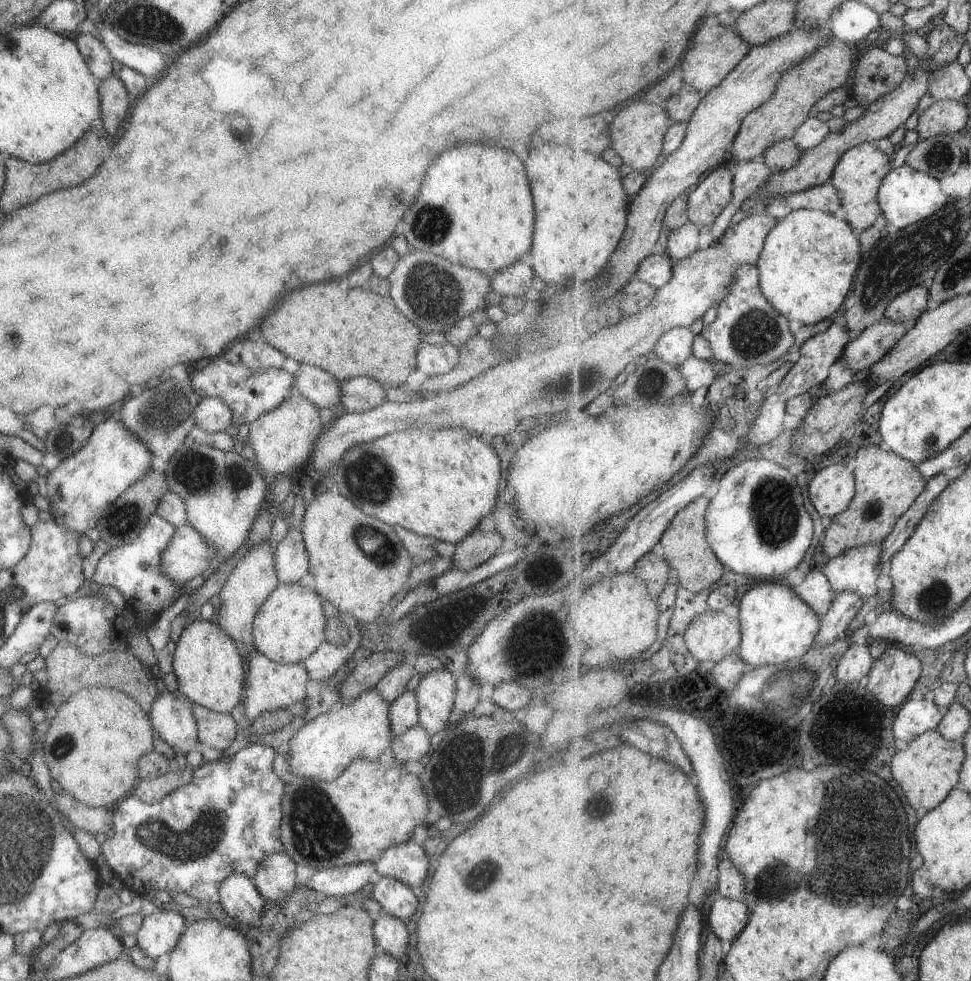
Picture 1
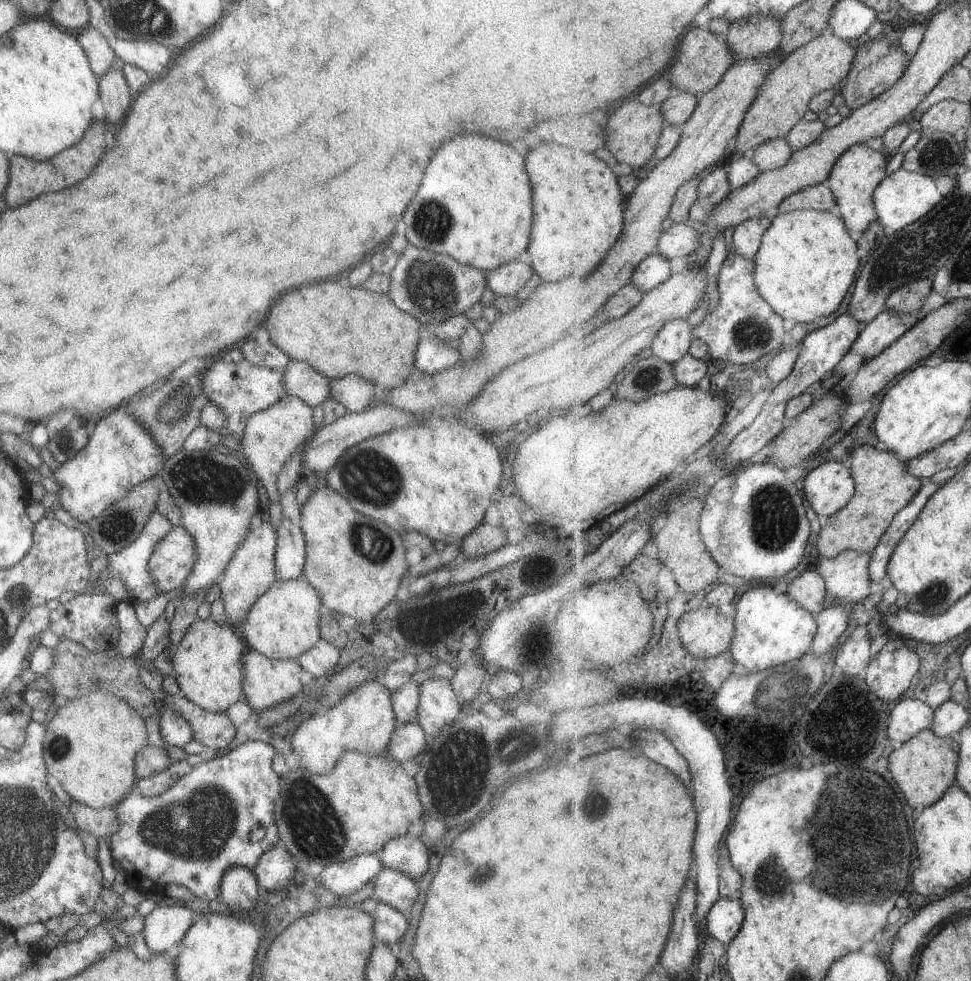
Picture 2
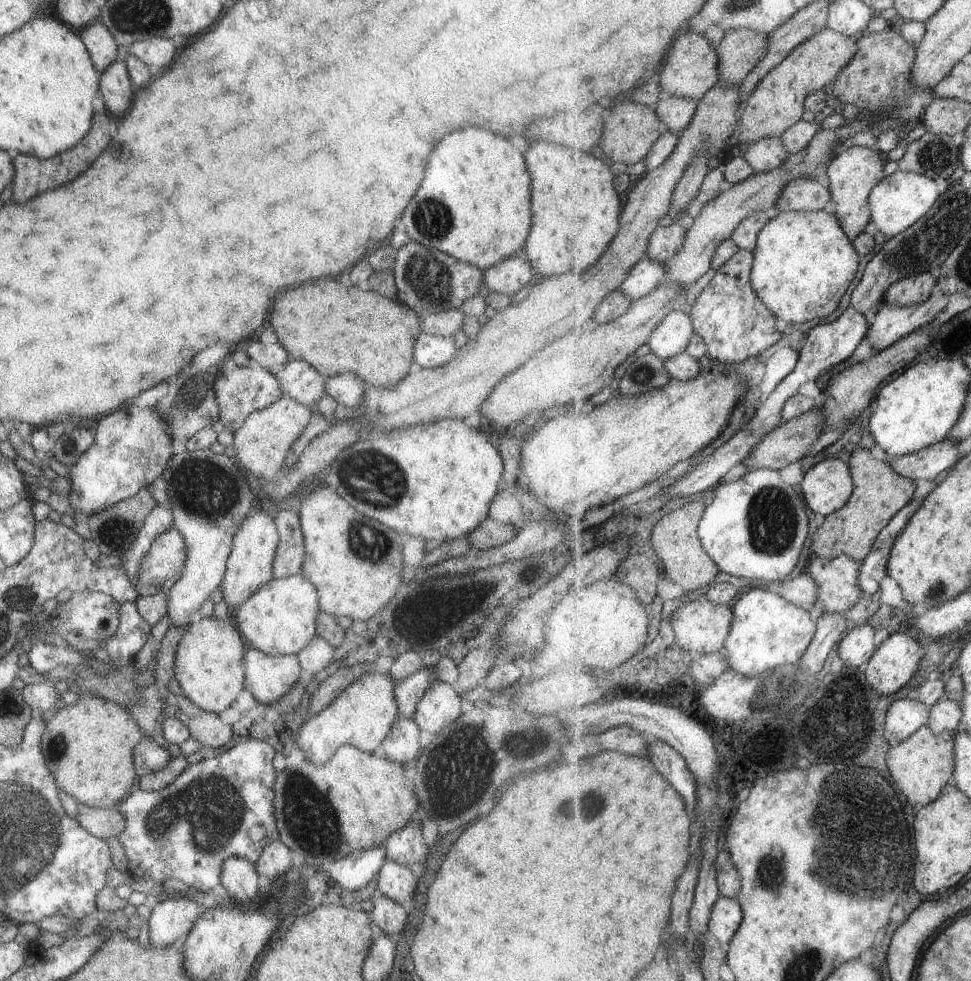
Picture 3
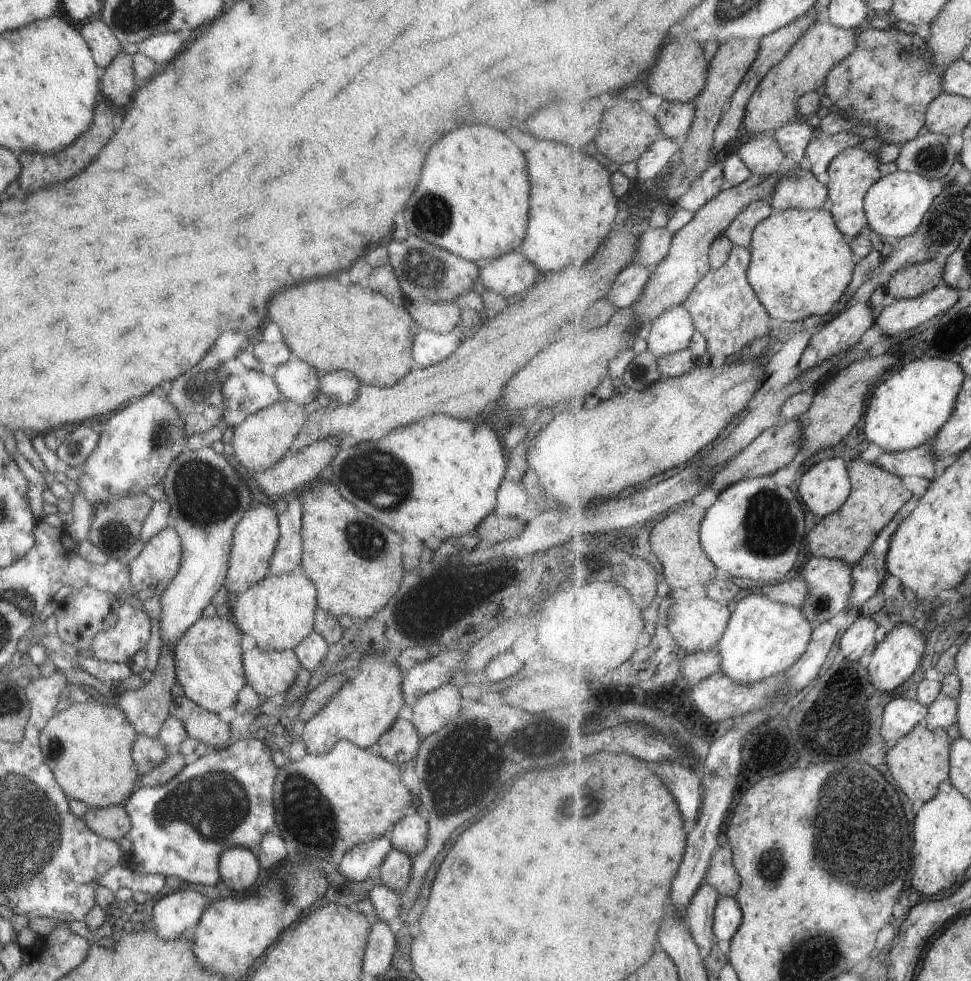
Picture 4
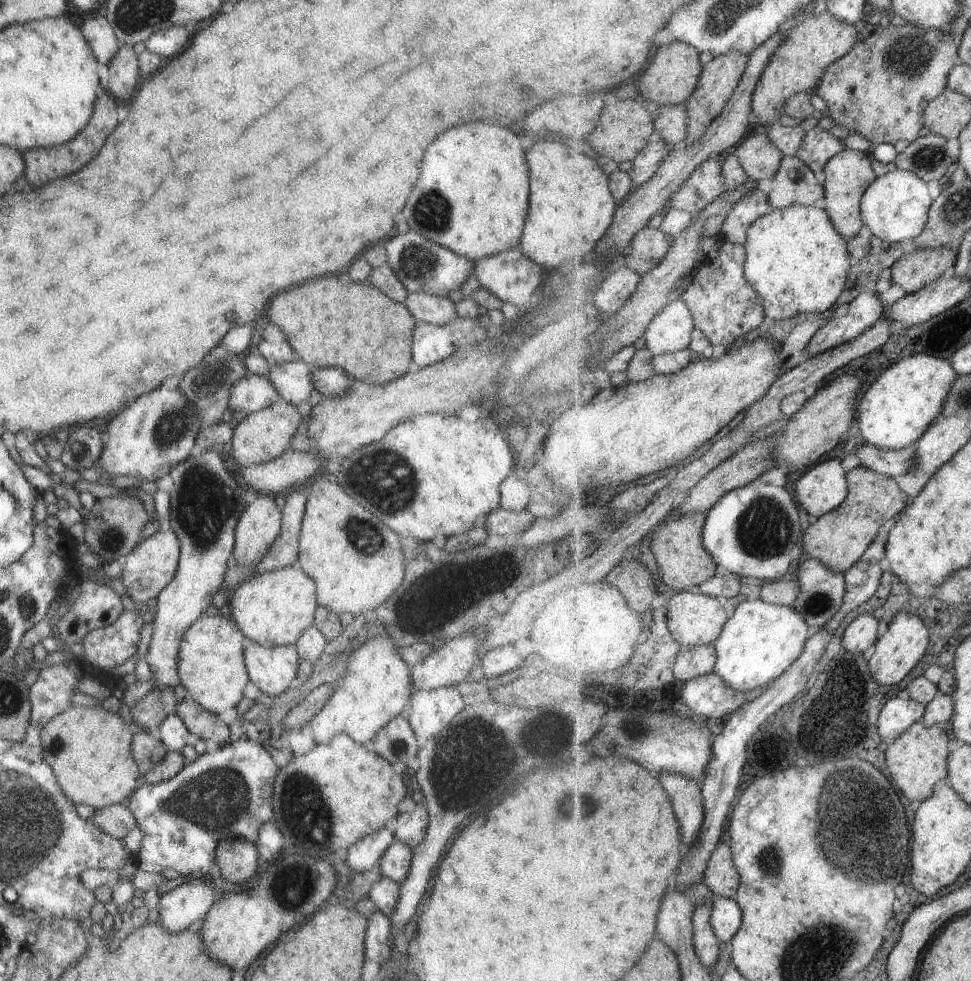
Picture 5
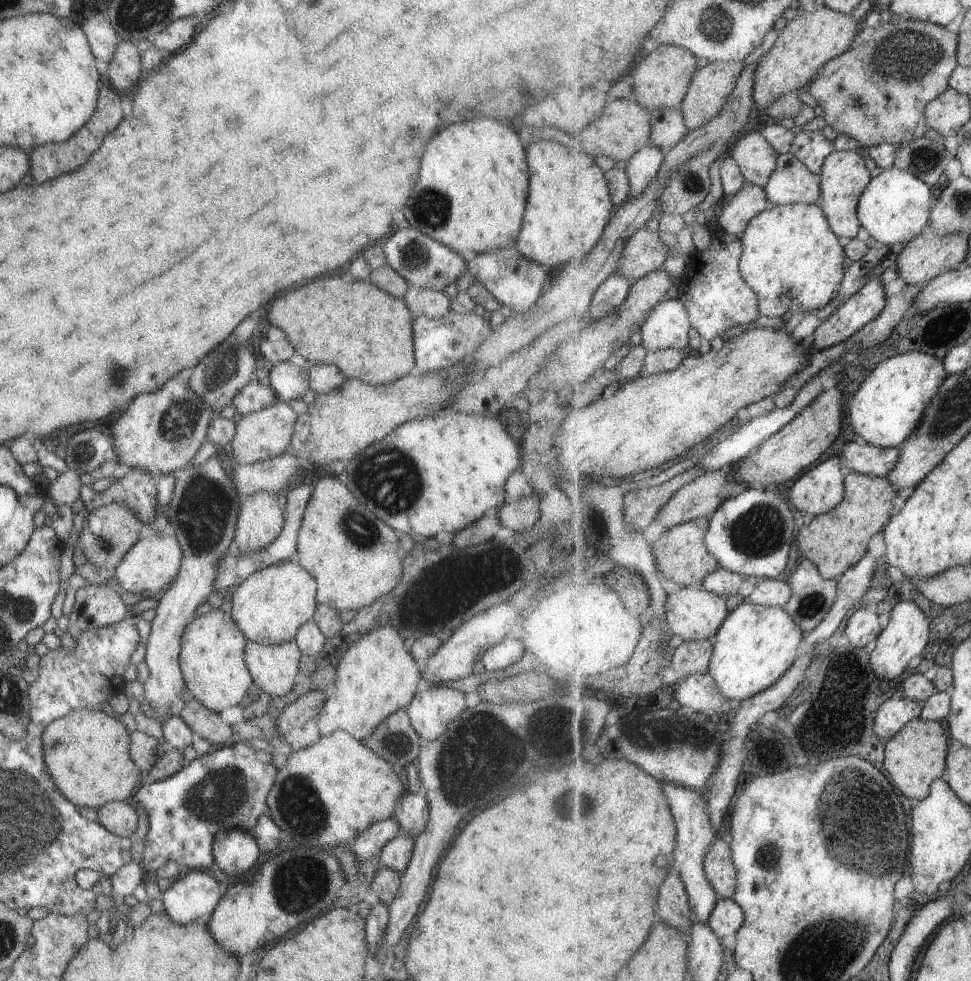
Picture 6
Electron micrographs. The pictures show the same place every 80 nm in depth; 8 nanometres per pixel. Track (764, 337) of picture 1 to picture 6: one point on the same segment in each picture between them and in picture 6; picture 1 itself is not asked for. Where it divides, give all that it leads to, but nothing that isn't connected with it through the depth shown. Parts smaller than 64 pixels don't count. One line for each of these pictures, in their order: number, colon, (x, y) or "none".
2: (741, 328)
3: (736, 325)
4: (724, 307)
5: (724, 306)
6: (716, 294)

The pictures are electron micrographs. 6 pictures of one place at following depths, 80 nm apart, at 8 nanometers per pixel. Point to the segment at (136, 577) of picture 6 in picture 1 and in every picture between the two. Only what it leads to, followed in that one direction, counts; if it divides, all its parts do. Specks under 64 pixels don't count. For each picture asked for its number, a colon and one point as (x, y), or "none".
1: (185, 557)
2: (170, 563)
3: (161, 566)
4: (156, 564)
5: (151, 564)

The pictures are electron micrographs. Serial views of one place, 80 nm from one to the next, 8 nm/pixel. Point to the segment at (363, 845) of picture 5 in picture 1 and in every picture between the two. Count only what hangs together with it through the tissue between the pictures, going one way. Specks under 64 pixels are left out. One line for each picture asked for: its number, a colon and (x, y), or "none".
1: (341, 881)
2: (343, 878)
3: (353, 871)
4: (356, 863)

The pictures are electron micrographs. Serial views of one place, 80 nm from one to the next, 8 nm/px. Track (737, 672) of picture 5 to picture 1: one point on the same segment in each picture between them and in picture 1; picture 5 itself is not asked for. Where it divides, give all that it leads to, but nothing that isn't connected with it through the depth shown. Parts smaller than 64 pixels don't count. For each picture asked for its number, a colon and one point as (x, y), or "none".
1: (778, 625)
2: (771, 629)
3: (768, 632)
4: (764, 637)

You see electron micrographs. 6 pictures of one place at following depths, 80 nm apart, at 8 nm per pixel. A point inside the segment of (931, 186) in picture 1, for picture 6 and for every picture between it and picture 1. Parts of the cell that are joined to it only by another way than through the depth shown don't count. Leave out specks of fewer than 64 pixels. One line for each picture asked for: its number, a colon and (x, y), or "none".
2: (903, 198)
3: (902, 198)
4: (896, 205)
5: (896, 207)
6: (895, 206)

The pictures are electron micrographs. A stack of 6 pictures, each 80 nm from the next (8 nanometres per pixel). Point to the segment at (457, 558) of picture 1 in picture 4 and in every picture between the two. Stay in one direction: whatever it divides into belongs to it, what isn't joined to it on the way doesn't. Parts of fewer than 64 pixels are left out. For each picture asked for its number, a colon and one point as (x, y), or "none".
2: (484, 538)
3: (489, 533)
4: (494, 529)

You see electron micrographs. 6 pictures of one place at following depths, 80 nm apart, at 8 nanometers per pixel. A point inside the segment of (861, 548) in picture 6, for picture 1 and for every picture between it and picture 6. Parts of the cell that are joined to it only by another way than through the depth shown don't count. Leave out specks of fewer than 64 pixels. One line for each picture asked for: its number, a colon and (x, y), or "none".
1: (887, 485)
2: (884, 486)
3: (880, 492)
4: (877, 495)
5: (839, 539)

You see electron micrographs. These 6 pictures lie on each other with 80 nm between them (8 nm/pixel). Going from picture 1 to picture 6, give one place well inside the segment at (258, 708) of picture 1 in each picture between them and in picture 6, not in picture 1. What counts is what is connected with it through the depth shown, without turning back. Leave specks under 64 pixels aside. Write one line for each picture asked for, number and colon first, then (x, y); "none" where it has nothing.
2: (266, 682)
3: (268, 678)
4: (270, 674)
5: (270, 670)
6: (272, 668)

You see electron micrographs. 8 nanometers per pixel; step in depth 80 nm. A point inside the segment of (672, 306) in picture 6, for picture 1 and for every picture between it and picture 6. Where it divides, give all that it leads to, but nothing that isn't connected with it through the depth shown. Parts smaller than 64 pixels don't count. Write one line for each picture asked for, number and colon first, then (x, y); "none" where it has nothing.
1: (676, 347)
2: (674, 340)
3: (672, 337)
4: (672, 332)
5: (670, 331)

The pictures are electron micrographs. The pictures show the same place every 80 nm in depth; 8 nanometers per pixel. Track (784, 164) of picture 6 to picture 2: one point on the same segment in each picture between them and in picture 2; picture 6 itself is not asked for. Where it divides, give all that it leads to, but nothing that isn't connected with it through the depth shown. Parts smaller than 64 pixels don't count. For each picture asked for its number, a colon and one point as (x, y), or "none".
2: (820, 197)
3: (802, 194)
4: (797, 188)
5: (795, 184)

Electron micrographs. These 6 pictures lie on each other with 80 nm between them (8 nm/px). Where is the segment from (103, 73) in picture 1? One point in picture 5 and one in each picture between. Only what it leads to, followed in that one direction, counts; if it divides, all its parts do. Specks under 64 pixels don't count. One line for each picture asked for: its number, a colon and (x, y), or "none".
2: (99, 55)
3: (102, 49)
4: (103, 46)
5: (96, 31)

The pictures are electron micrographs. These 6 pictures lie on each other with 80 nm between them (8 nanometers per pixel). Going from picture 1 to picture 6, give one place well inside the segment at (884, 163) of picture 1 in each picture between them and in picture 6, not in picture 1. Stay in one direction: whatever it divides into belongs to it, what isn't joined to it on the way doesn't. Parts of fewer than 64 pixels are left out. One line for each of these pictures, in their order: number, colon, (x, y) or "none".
2: (854, 179)
3: (853, 174)
4: (852, 174)
5: (848, 176)
6: (845, 176)

